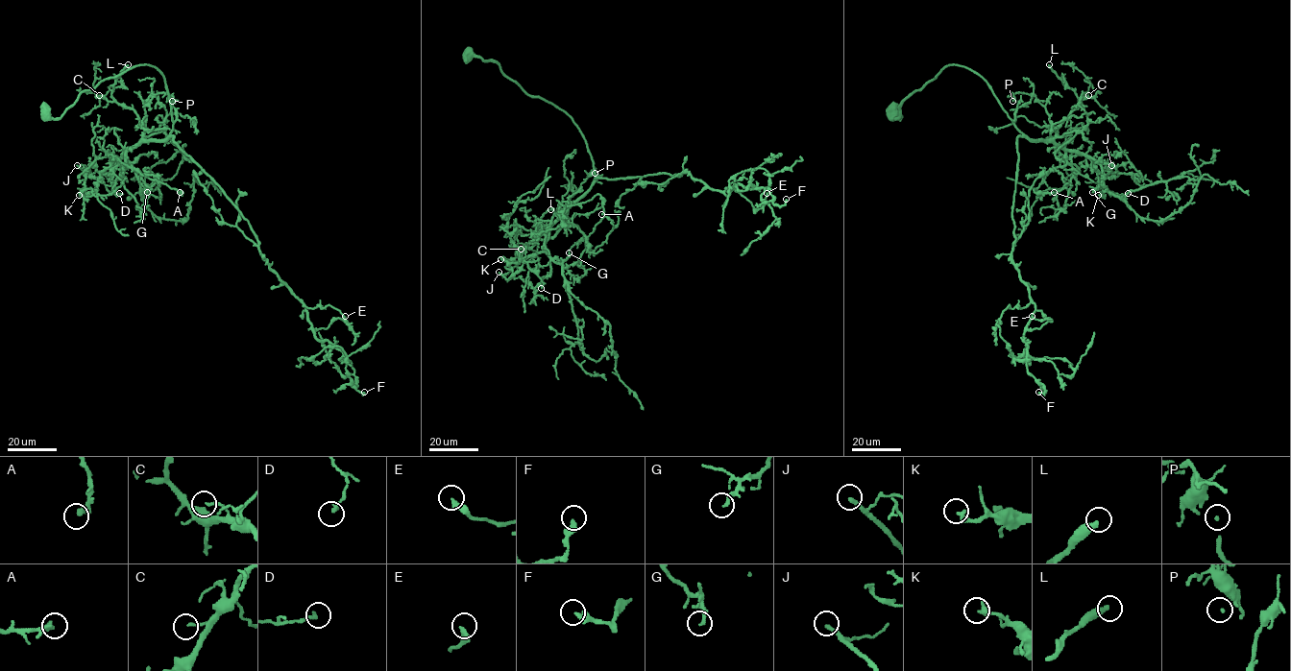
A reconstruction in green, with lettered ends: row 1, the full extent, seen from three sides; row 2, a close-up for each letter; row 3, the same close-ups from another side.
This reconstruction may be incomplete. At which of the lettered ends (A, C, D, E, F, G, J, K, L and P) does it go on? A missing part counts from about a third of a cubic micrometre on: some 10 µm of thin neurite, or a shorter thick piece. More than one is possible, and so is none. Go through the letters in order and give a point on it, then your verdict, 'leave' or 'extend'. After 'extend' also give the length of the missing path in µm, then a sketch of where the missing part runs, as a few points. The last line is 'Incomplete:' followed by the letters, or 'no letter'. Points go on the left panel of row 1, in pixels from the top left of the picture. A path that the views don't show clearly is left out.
A: at (180, 192); leave
C: at (99, 95); leave
D: at (119, 193); leave
E: at (345, 316); leave
F: at (364, 392); leave
G: at (147, 192); leave
J: at (77, 165); extend; about 25 µm are missing
K: at (79, 195); leave
L: at (128, 64); extend; about 25 µm are missing
P: at (172, 101); leave
Incomplete: J, L

